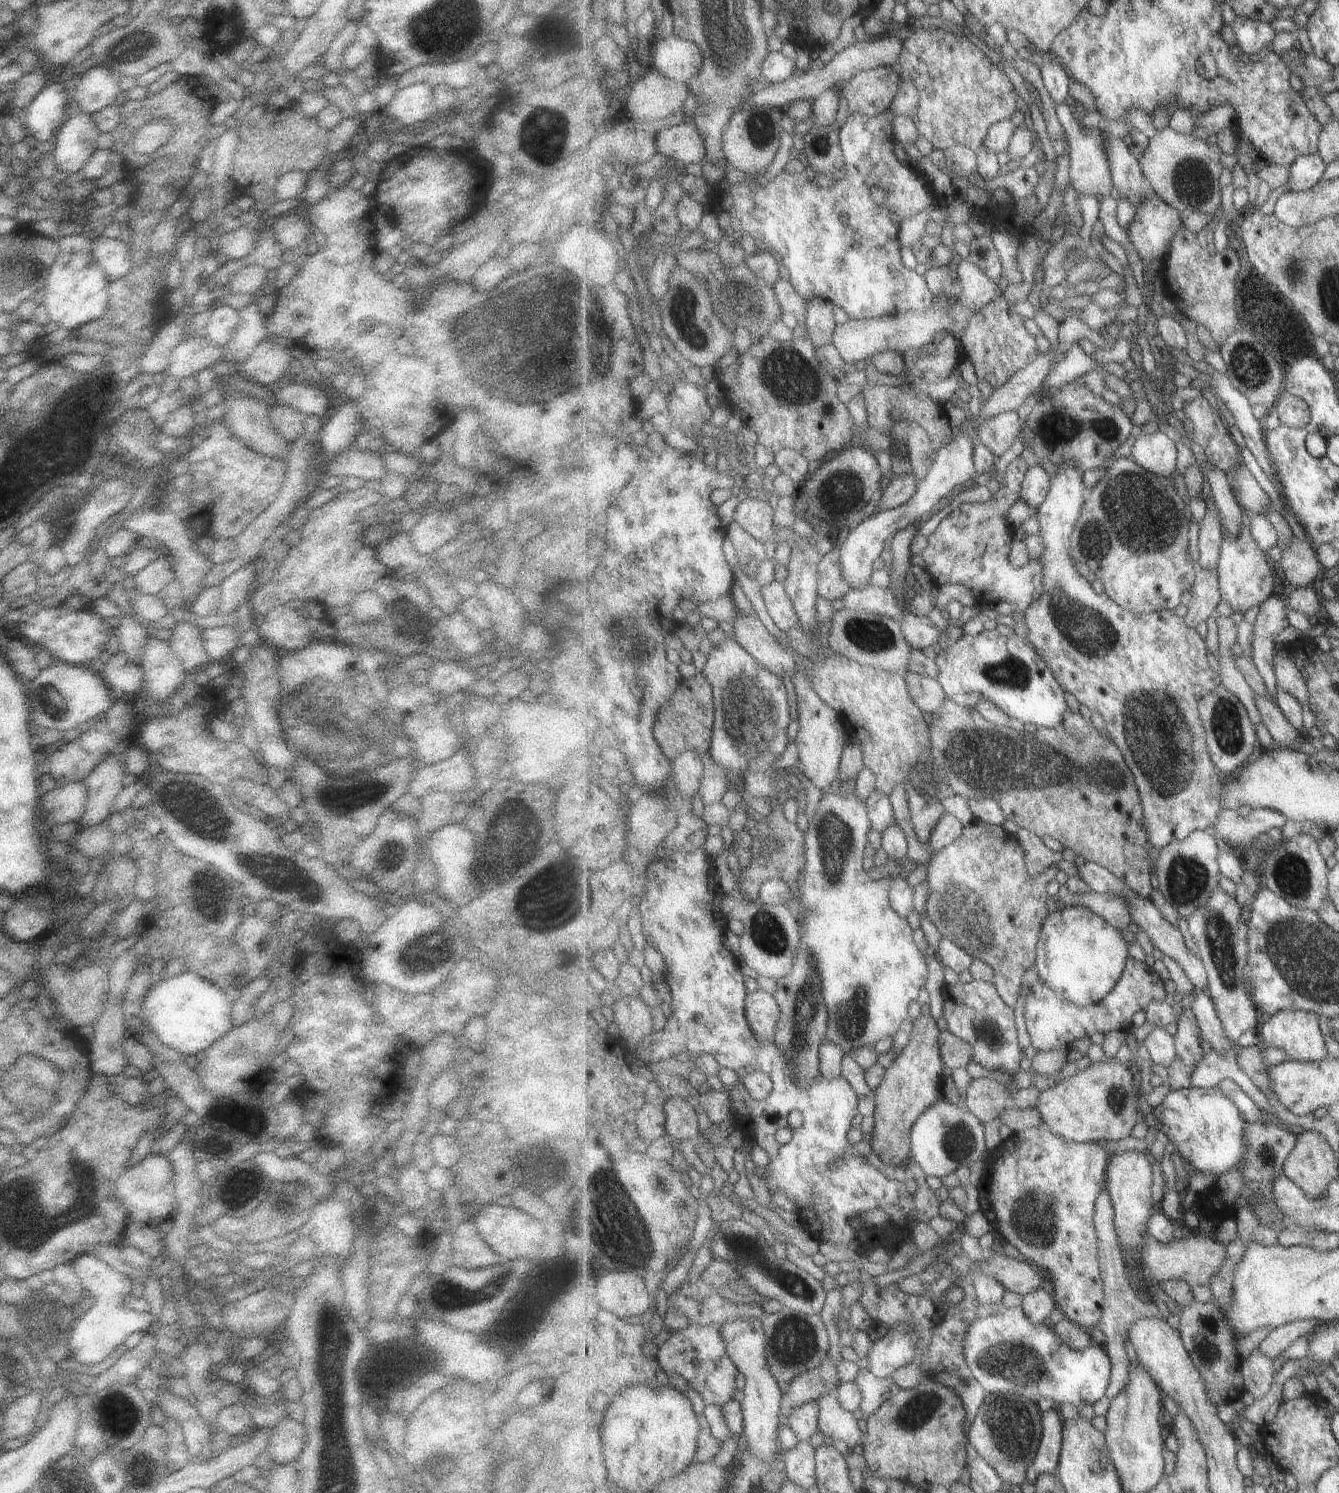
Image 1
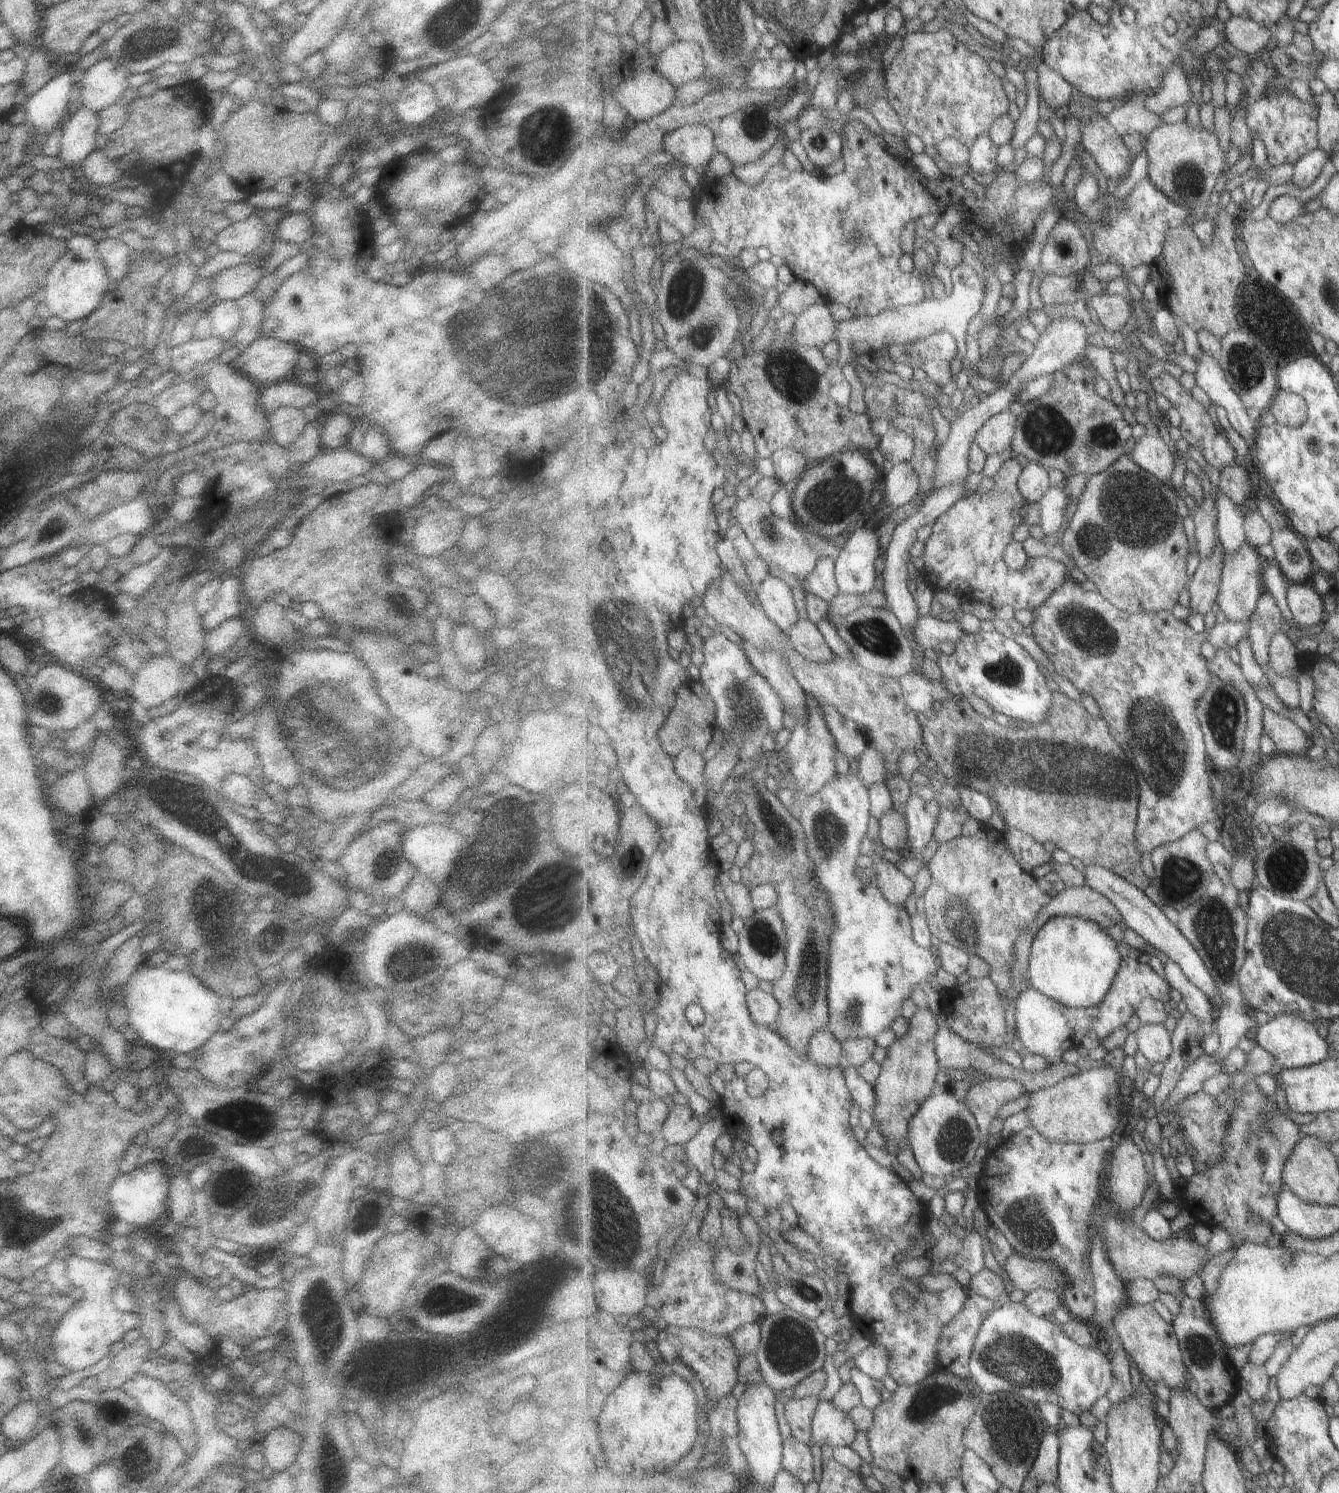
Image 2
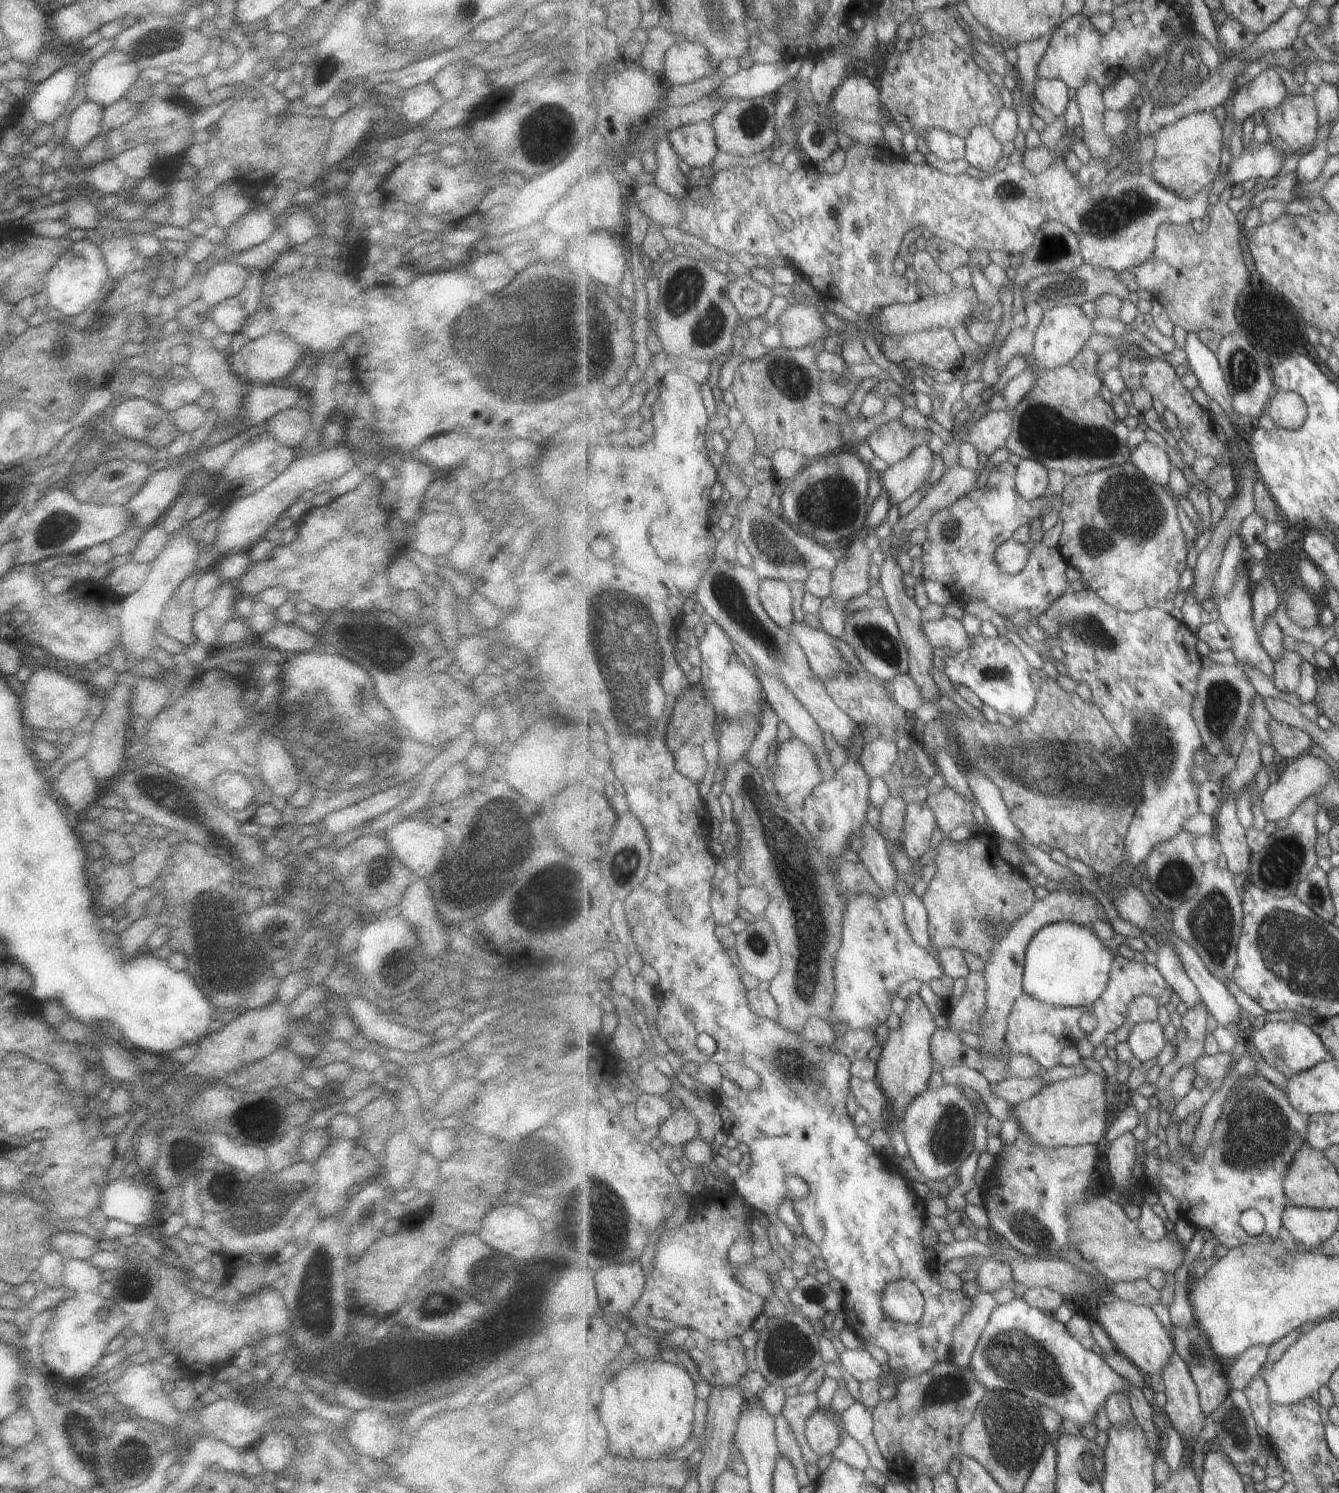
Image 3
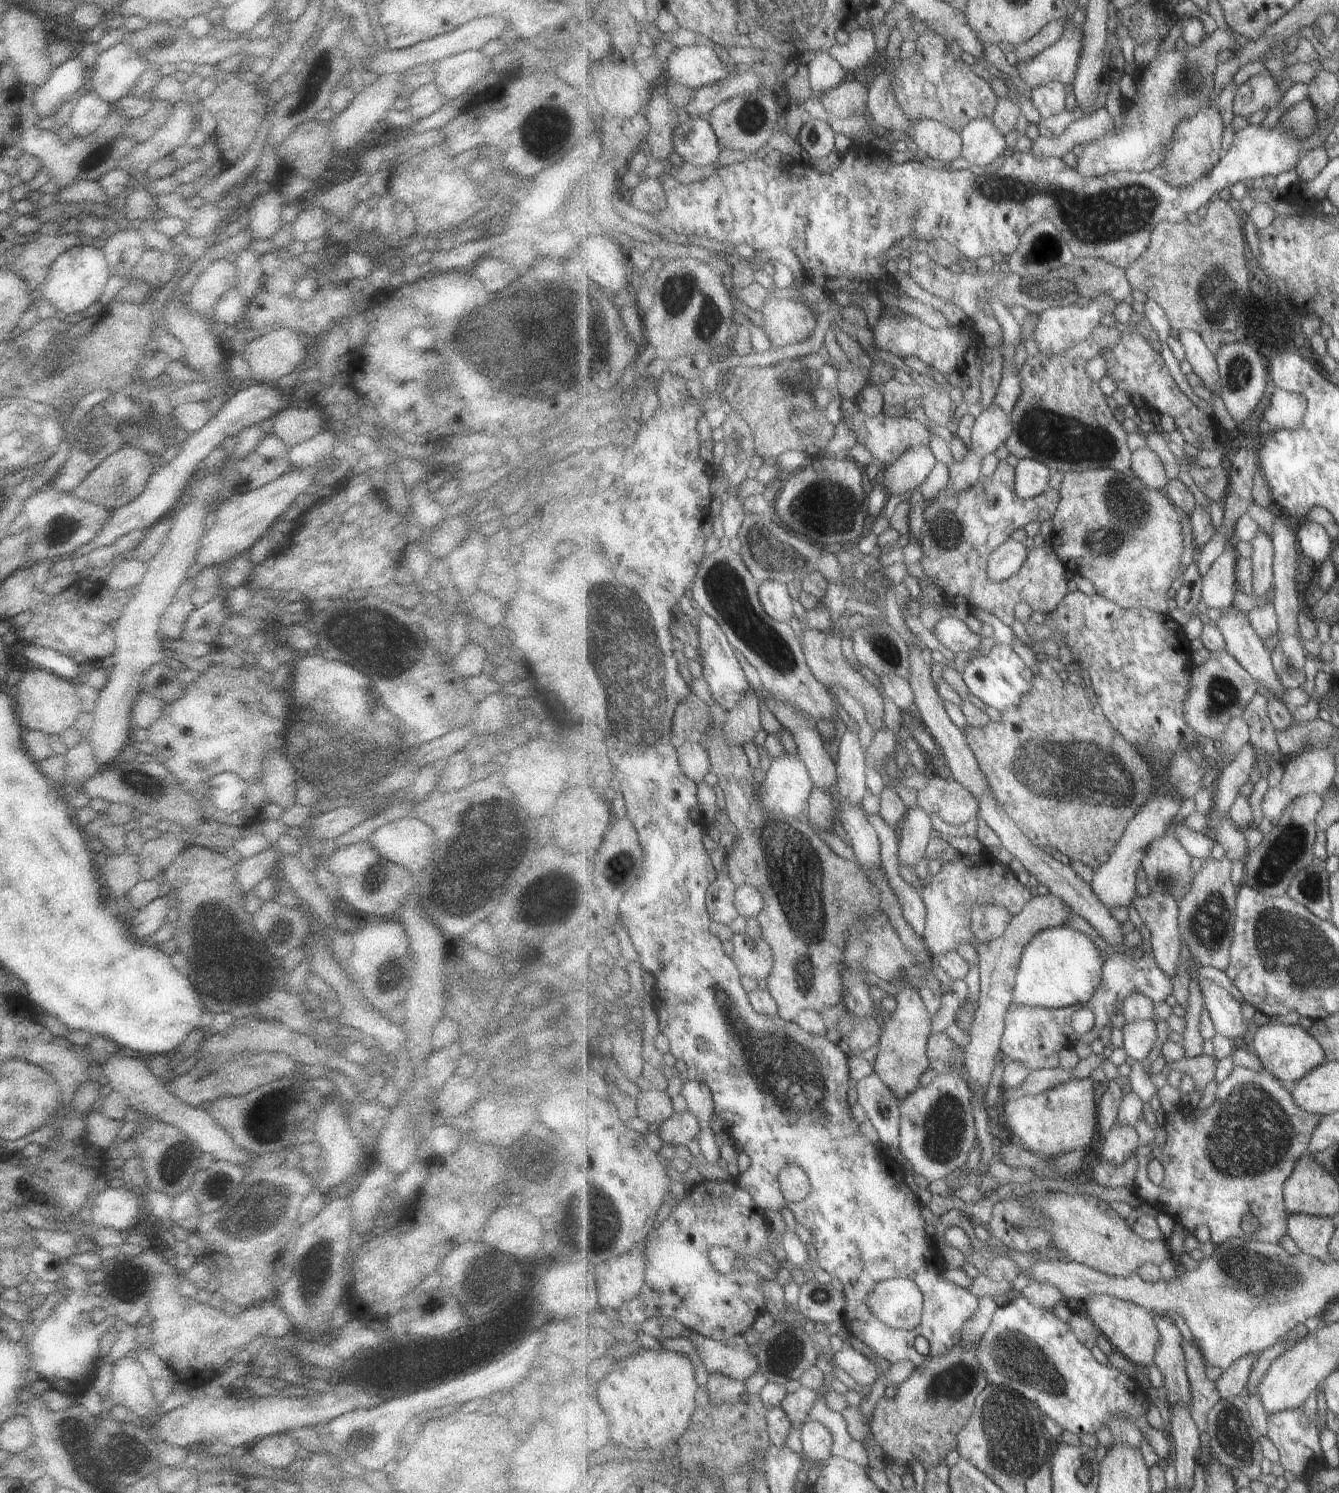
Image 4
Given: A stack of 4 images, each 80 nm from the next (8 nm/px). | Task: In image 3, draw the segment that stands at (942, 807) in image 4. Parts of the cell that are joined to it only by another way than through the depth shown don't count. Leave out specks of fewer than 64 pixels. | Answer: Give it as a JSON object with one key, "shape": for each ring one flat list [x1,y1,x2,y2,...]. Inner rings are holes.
{"shape":[[948,784,940,792,929,794,925,802,936,812,938,828,944,832,945,837,962,824,976,820,970,801,964,799]]}

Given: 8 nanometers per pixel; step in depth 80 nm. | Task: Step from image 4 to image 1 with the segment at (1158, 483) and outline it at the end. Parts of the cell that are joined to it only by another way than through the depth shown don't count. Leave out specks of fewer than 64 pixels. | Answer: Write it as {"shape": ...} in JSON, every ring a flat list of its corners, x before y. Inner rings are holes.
{"shape":[[1160,431,1142,433,1135,438,1131,458,1143,468,1162,477,1171,477,1177,468,1177,446]]}

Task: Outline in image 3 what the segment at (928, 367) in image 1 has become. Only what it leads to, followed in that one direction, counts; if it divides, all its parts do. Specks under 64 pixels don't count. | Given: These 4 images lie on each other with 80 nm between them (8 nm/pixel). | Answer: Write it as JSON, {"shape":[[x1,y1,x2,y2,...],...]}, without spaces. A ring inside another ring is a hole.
{"shape":[[939,328,931,329,927,332,911,332,904,334,902,337,899,335,885,335,883,337,883,346,882,352,885,354,886,358,899,366,902,366,902,362,905,360,913,360,919,365,926,365,931,368,936,369,937,371,949,371,949,370,958,370,958,362,961,360,961,356,964,355,963,350,957,344,957,338,953,336,951,329]]}

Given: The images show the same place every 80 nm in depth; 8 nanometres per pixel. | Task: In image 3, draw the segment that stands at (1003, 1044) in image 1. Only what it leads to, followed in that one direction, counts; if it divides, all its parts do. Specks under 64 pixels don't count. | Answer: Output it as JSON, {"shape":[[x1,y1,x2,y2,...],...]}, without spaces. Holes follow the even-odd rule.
{"shape":[[971,971,960,999,949,1008,948,1025,955,1032,982,1033,982,1020,986,1013,988,982,982,972]]}

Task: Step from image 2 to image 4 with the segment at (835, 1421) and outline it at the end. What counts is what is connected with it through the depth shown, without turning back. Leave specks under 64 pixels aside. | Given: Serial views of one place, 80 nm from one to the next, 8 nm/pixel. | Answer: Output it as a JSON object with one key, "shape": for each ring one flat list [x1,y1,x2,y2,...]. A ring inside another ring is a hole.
{"shape":[[807,1420,801,1426,800,1438,805,1456,811,1460,825,1462,832,1455,834,1436,821,1421]]}

